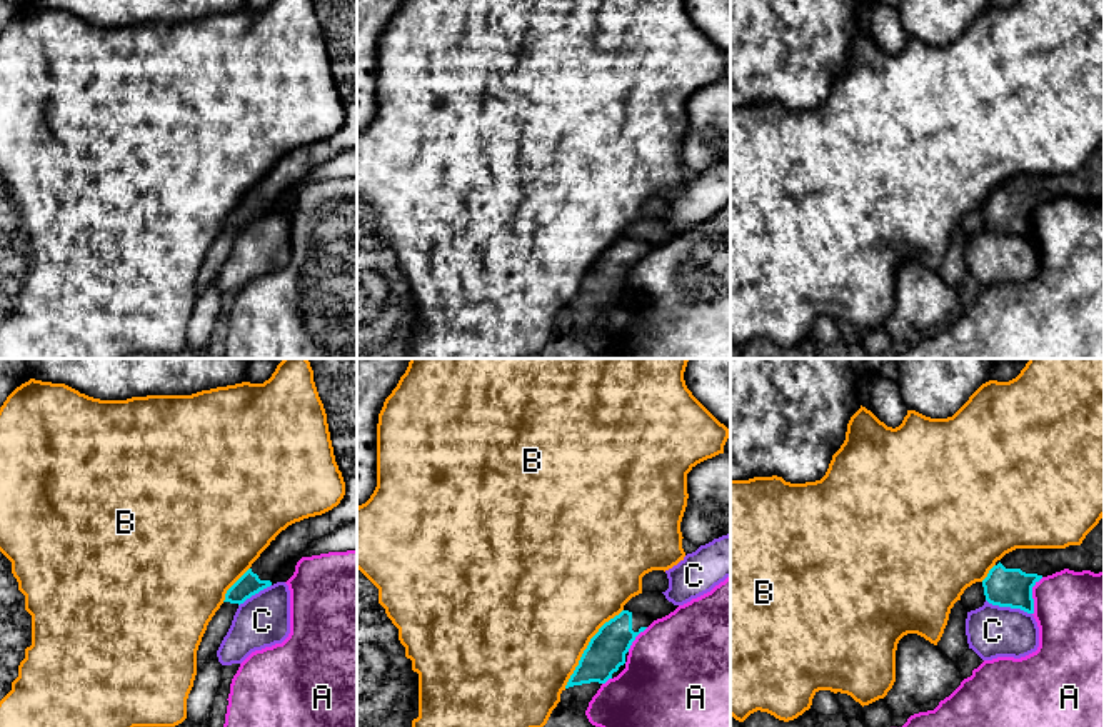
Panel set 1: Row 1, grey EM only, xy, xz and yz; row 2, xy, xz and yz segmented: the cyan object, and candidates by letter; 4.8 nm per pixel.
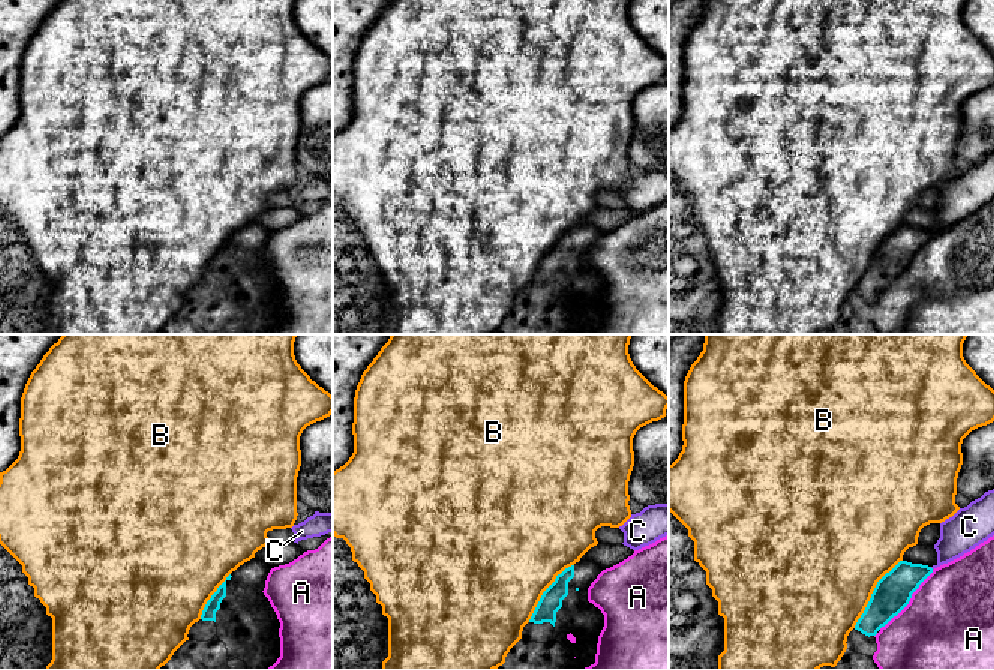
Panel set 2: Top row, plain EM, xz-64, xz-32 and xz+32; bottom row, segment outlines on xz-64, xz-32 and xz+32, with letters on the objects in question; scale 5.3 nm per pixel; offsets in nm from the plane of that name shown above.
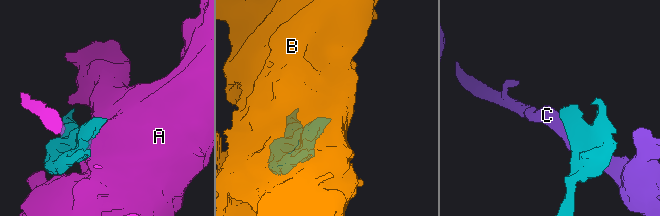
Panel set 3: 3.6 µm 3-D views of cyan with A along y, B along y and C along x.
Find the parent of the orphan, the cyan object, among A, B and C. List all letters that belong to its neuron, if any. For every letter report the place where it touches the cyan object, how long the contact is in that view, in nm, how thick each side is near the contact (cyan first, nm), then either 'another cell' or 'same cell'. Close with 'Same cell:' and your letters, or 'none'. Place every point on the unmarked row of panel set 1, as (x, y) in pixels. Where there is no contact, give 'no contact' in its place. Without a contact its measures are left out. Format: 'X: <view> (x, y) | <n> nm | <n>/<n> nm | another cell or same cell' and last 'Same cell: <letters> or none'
A: yz (1031, 222) | 190 nm | 190/420 nm | another cell
B: xz (587, 274) | 480 nm | 190/480 nm | another cell
C: yz (1009, 232) | 240 nm | 190/240 nm | another cell
Same cell: none

